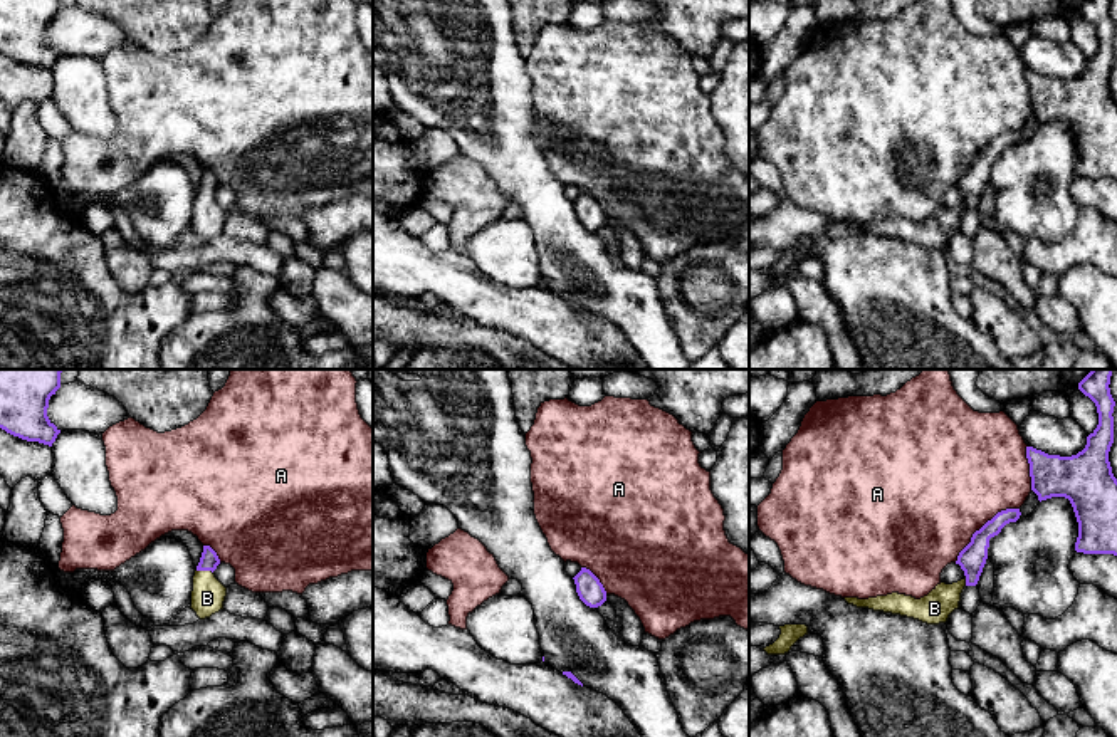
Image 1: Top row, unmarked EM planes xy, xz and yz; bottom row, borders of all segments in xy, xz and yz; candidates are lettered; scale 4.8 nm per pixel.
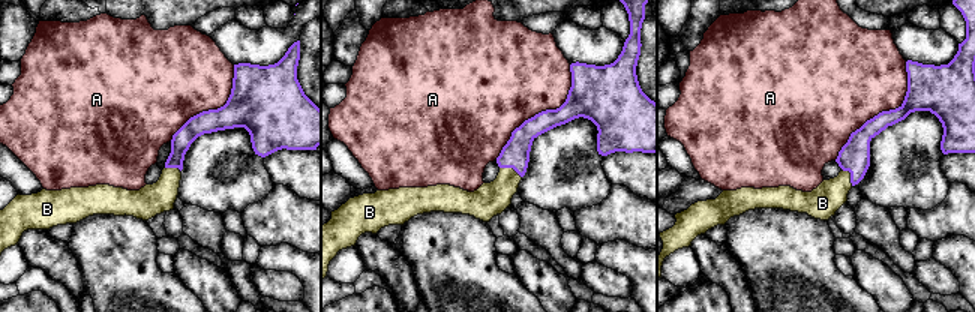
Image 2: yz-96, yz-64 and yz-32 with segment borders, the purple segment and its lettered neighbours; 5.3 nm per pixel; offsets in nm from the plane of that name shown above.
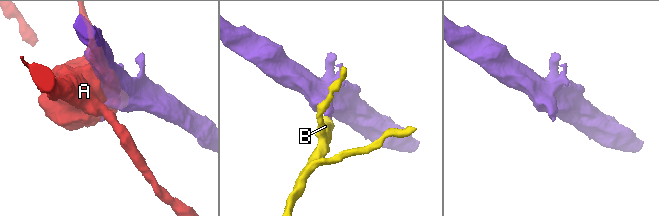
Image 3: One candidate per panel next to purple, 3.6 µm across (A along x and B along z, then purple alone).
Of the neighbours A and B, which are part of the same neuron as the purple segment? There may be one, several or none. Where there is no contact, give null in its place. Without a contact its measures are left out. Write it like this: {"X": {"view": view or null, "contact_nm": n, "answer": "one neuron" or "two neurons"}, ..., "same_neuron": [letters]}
{"A": {"view": "yz", "contact_nm": 400, "answer": "two neurons"}, "B": {"view": "xy", "contact_nm": 80, "answer": "one neuron"}, "same_neuron": ["B"]}

